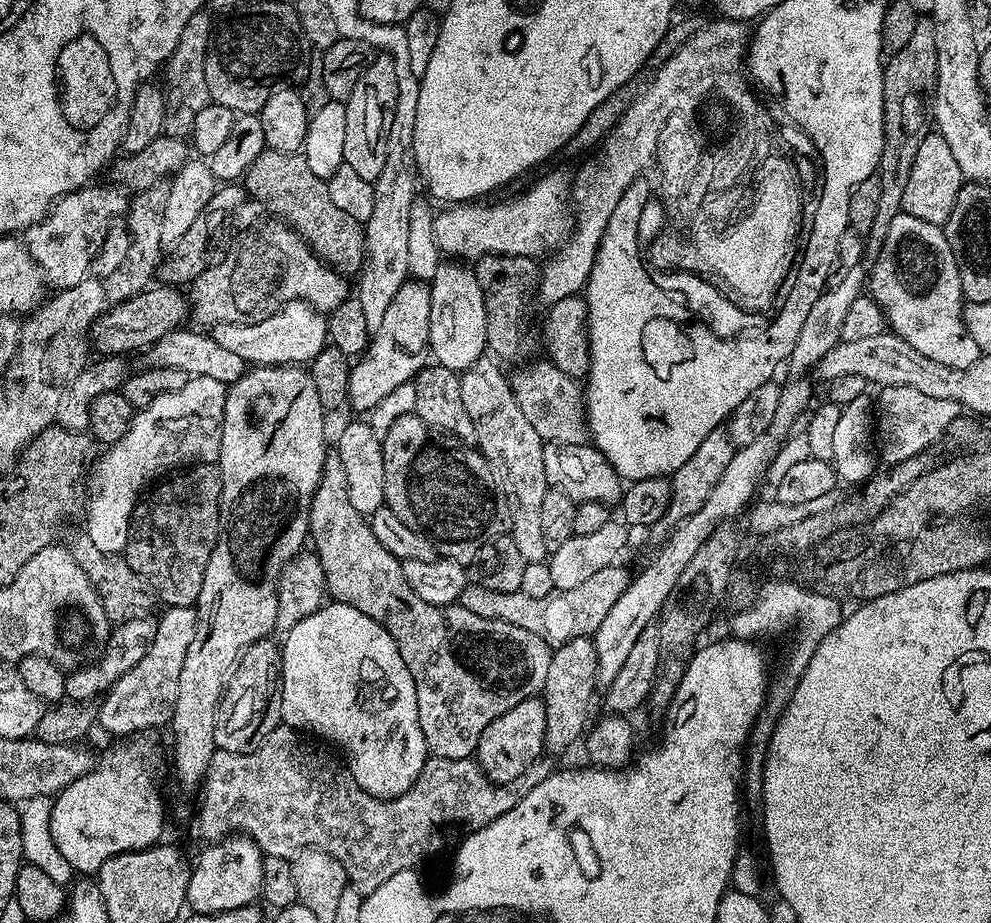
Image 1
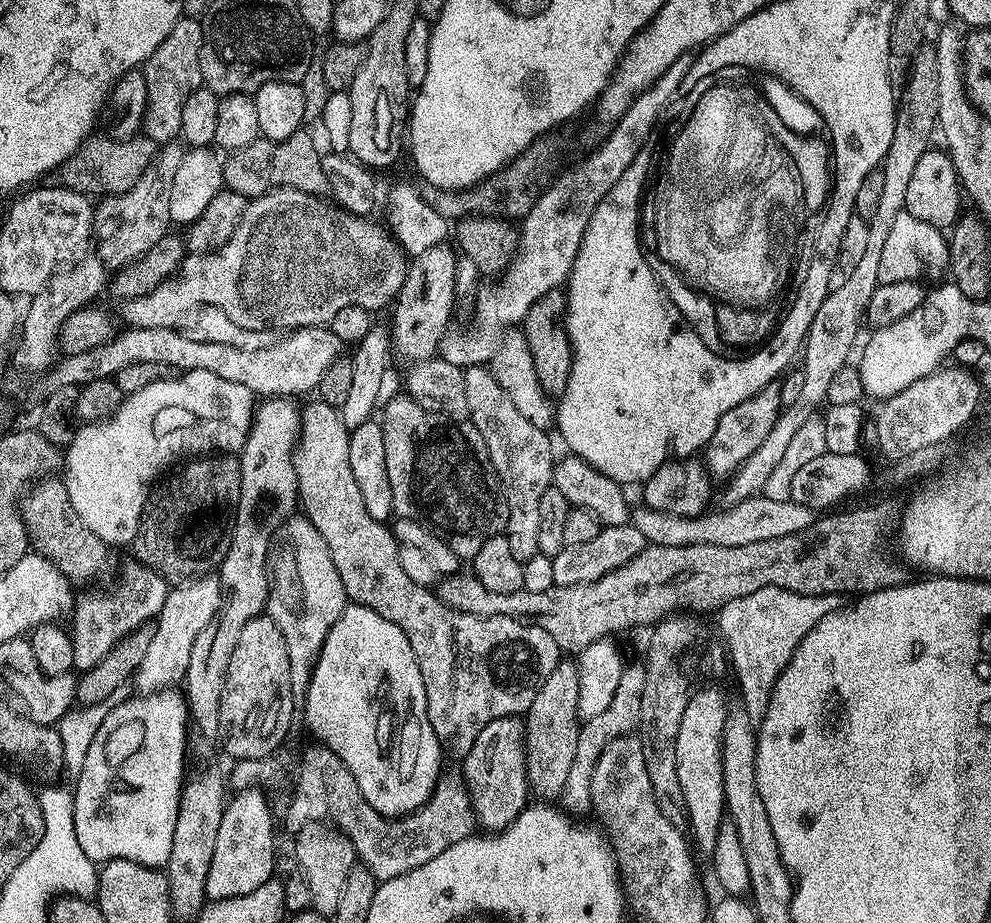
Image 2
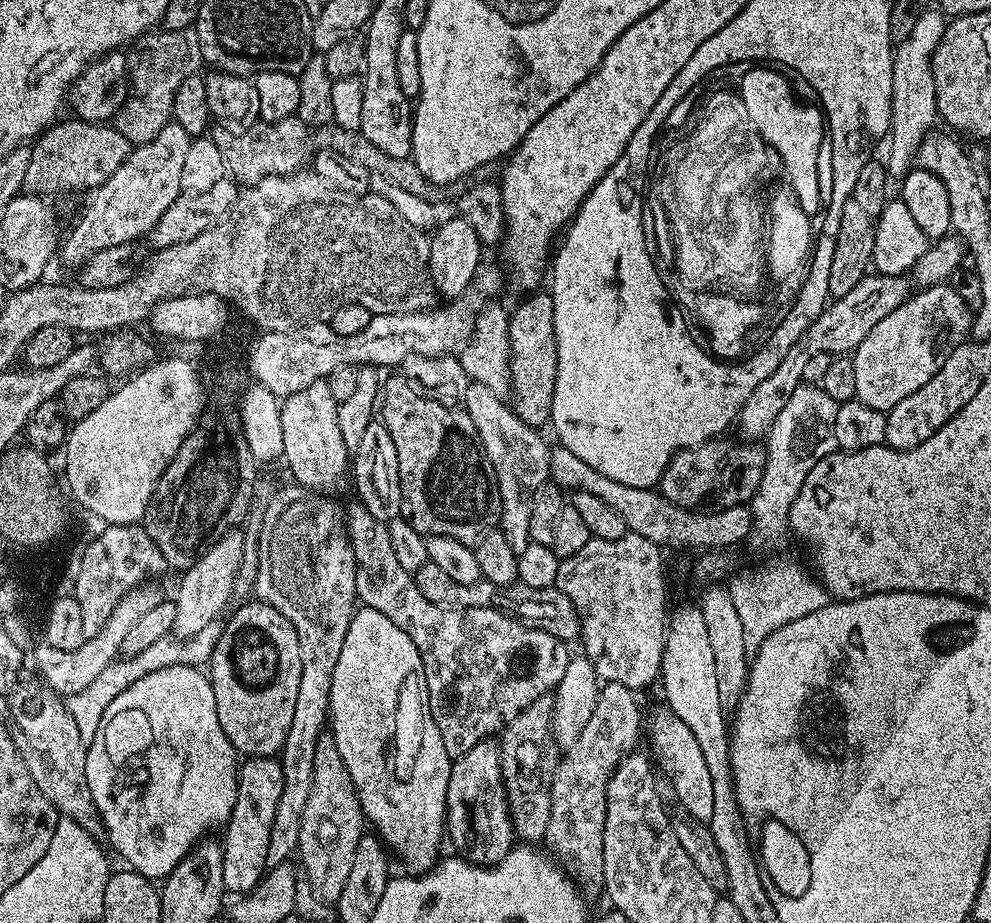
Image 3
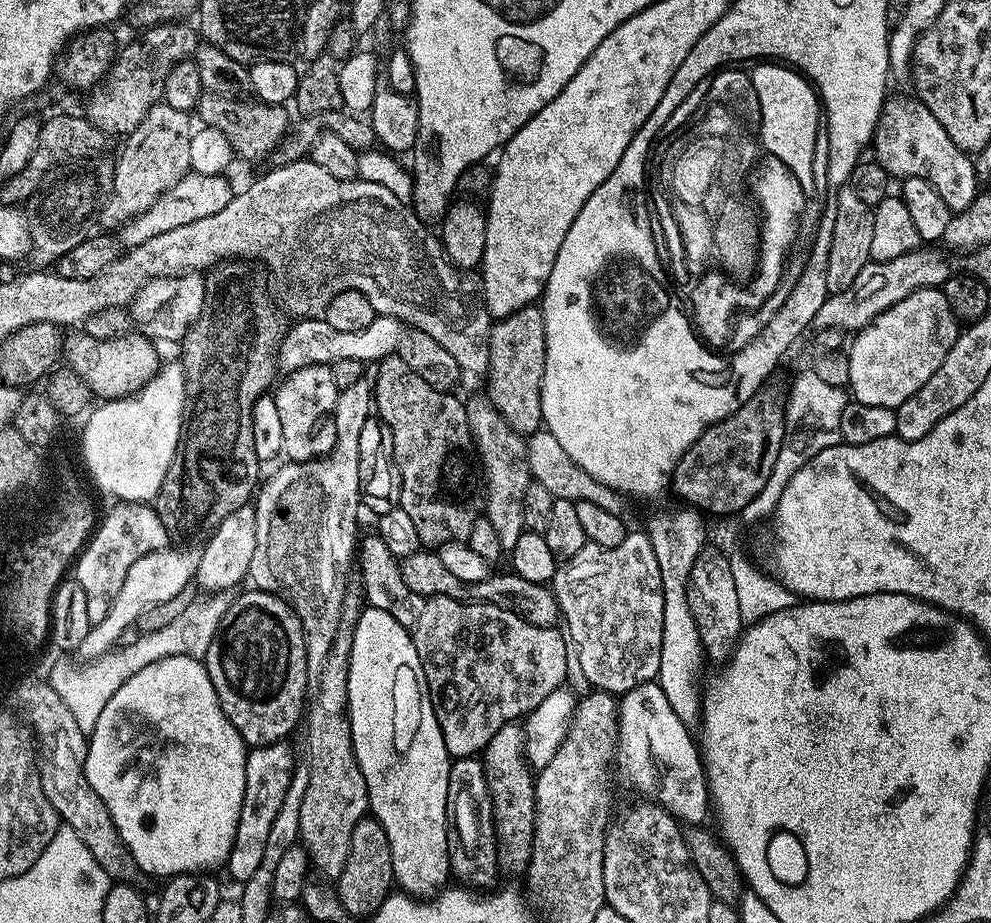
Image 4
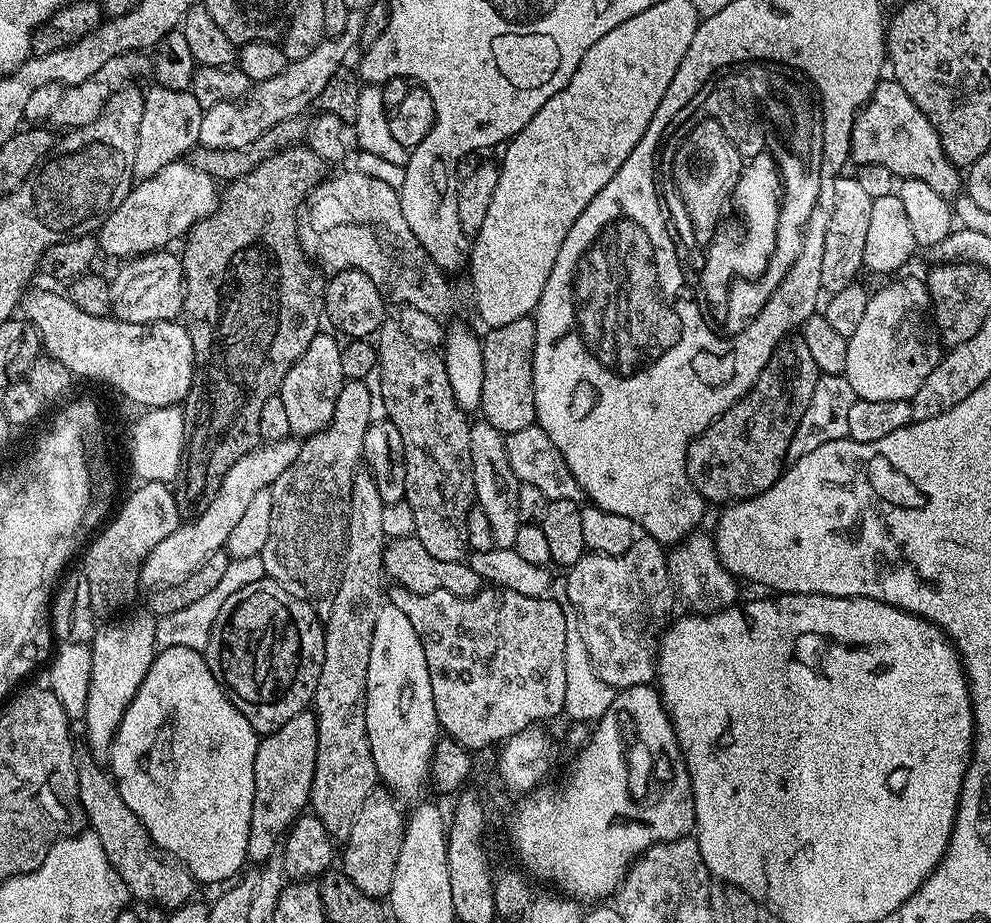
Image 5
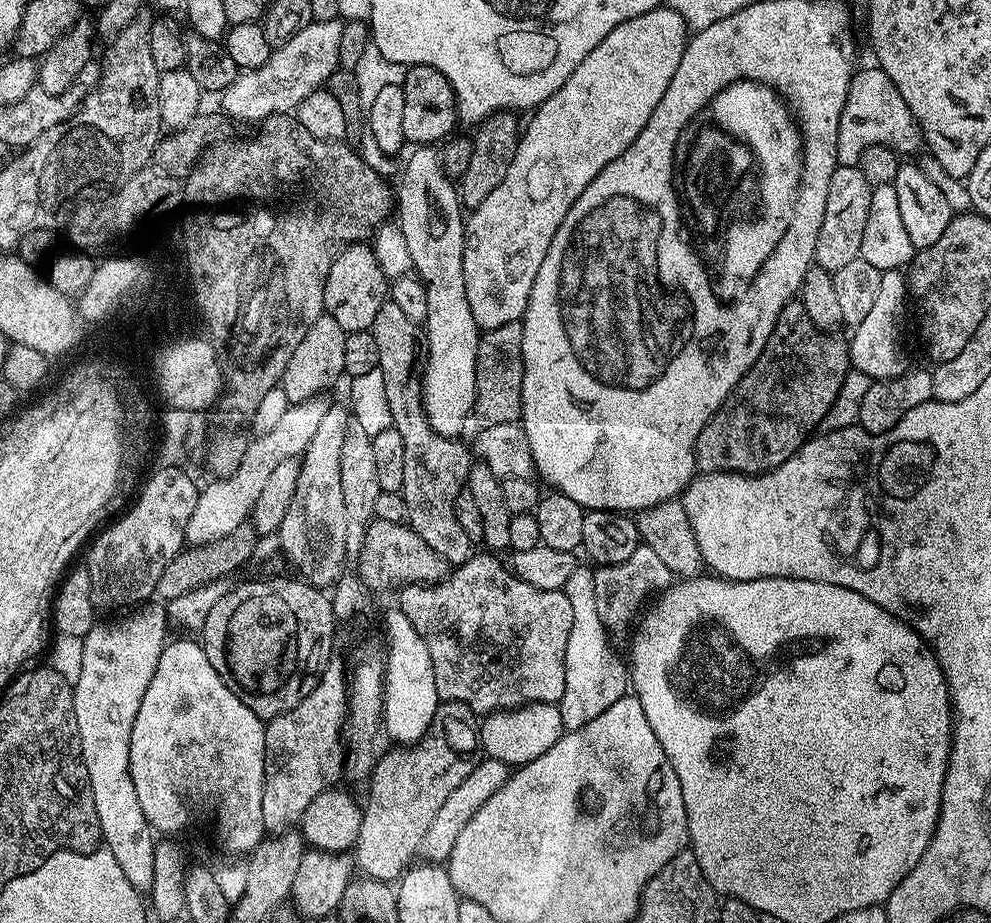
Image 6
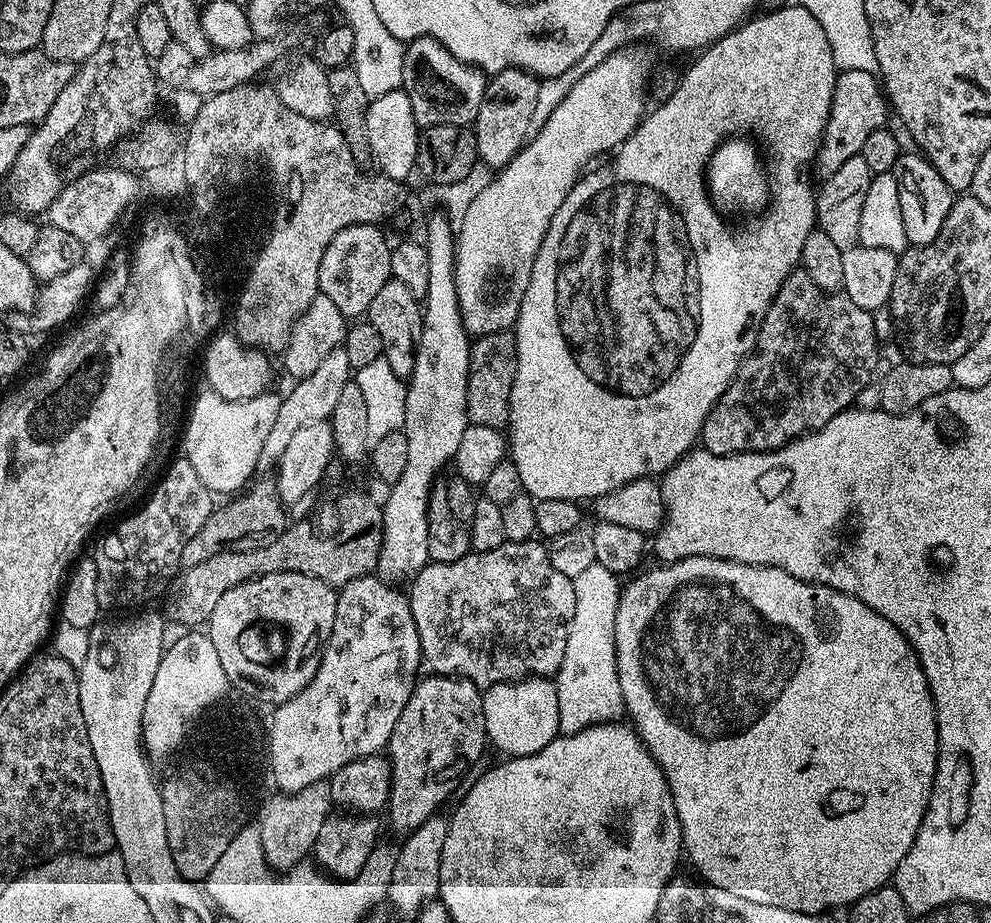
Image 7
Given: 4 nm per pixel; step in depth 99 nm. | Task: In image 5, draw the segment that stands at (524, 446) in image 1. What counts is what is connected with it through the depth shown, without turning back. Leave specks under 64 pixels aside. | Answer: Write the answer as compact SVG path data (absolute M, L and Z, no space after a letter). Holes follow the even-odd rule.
M482 418L477 419L477 424L475 421L470 427L470 462L476 491L475 507L481 508L486 514L496 547L512 548L522 523L518 514L518 490L521 483L510 470L510 462L506 462L504 437L505 433L494 430L494 426Z

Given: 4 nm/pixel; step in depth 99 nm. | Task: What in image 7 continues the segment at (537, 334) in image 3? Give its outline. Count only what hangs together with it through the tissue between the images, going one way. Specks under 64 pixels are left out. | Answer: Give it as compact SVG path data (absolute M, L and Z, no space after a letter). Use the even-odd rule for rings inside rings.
M512 330L495 332L479 337L471 345L468 357L468 389L466 406L468 423L503 429L510 414L510 390L514 386L514 374L518 366L516 333Z

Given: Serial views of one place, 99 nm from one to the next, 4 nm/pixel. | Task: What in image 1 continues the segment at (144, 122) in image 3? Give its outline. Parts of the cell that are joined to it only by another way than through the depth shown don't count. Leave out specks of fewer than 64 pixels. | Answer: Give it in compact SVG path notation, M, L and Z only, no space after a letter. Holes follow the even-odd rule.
M201 10L186 22L186 30L182 30L182 38L169 58L166 65L168 72L168 84L166 83L166 118L164 119L164 135L191 137L194 118L198 118L198 110L202 110L209 104L208 87L206 86L206 70L204 59L208 49L208 41L212 39L214 20L207 11Z

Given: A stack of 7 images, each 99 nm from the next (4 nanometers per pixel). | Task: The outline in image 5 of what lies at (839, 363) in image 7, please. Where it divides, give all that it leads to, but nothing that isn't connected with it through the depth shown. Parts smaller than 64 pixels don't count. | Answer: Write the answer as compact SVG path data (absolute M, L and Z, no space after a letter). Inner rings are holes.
M803 335L785 336L766 366L762 366L762 374L758 374L752 389L690 442L686 474L694 490L705 501L727 506L774 486L786 467L790 438L794 438L794 430L798 430L798 422L806 414L810 394L821 375Z

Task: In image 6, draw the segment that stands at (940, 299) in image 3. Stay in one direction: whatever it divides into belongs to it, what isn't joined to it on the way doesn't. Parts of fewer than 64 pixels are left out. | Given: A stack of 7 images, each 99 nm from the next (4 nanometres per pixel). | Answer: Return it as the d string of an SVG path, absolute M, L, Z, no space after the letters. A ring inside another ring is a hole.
M899 269L884 272L873 309L855 327L855 334L848 344L851 365L869 379L891 380L906 370L902 332L906 318L906 302L908 303L909 298L905 273Z

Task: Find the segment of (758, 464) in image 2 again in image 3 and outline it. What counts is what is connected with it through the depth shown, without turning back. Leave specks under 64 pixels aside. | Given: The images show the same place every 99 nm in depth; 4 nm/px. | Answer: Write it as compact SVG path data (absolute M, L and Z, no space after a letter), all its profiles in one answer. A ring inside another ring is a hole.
M933 6L922 14L922 18L918 18L914 30L910 30L910 38L895 45L892 58L892 123L886 137L889 177L902 178L912 171L922 142L935 129L932 127L938 124L932 59L934 50L938 50L938 42L942 42L945 27L944 13Z

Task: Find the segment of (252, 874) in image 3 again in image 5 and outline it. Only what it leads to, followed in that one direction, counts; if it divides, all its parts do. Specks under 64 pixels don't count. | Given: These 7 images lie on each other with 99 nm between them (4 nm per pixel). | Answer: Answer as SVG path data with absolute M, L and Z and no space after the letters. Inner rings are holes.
M312 710L294 714L294 718L286 722L286 726L267 733L261 739L258 750L254 754L254 810L250 814L250 838L246 838L248 860L256 863L256 866L263 866L269 858L277 855L282 844L282 837L291 828L292 821L309 807L312 799L317 750L316 713Z

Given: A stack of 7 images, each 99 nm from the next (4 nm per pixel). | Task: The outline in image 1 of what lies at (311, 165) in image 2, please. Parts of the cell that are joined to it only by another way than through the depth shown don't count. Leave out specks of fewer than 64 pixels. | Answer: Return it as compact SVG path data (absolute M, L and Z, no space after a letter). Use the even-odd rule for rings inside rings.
M266 150L254 160L248 173L242 177L244 191L251 199L265 205L270 211L280 211L296 231L308 241L312 251L330 268L341 273L359 273L366 263L364 225L330 202L328 182L318 178L300 152Z

